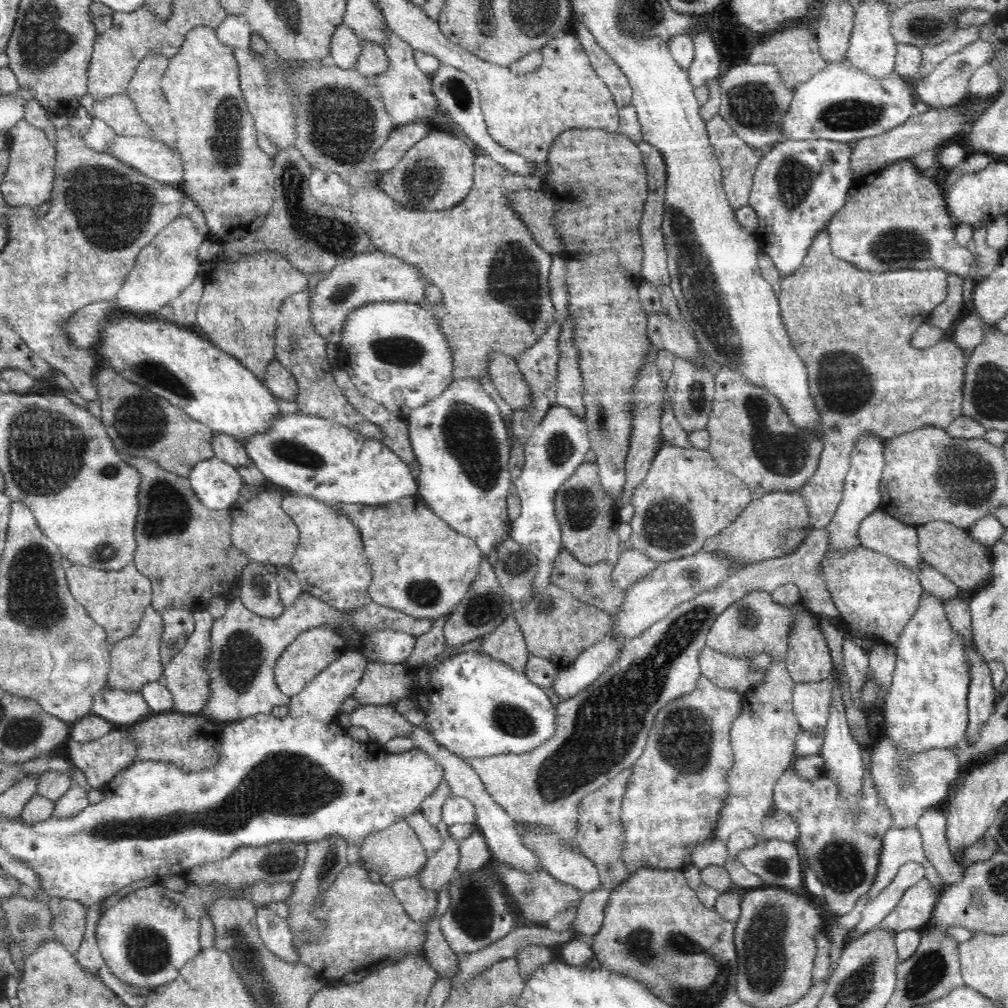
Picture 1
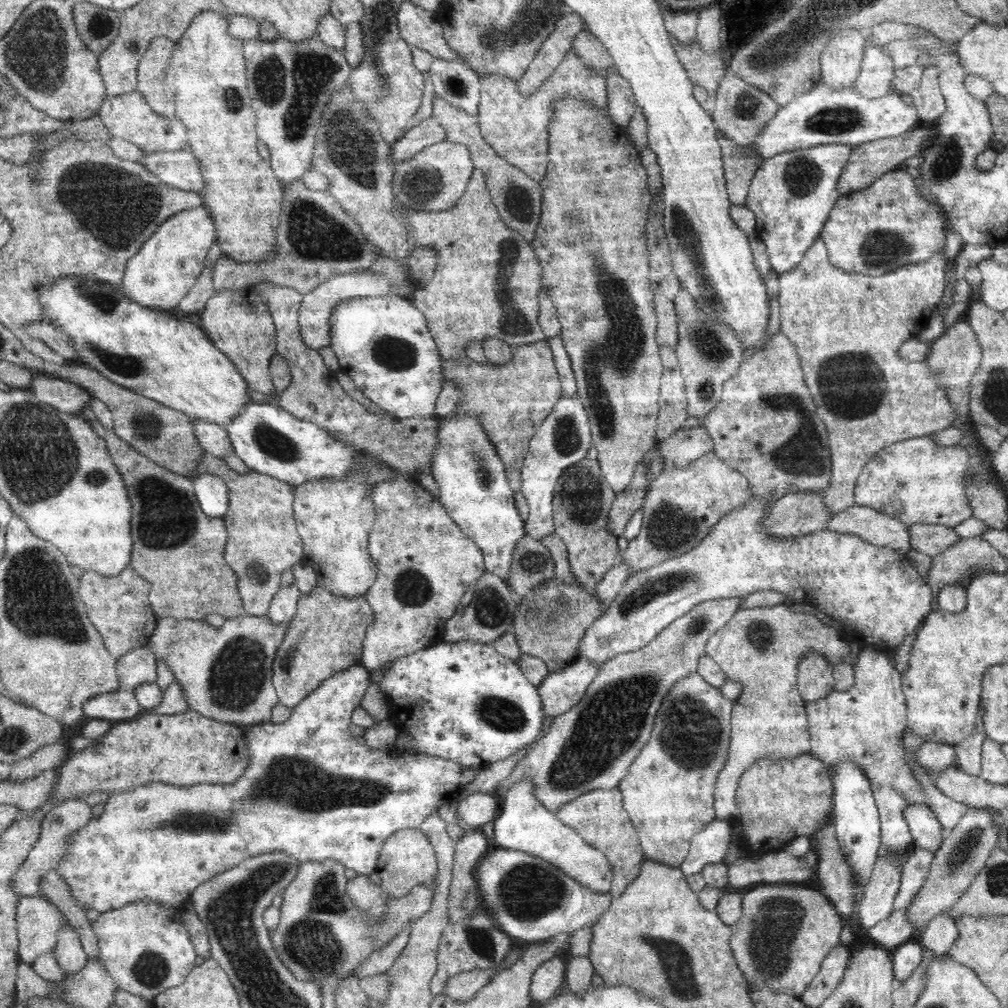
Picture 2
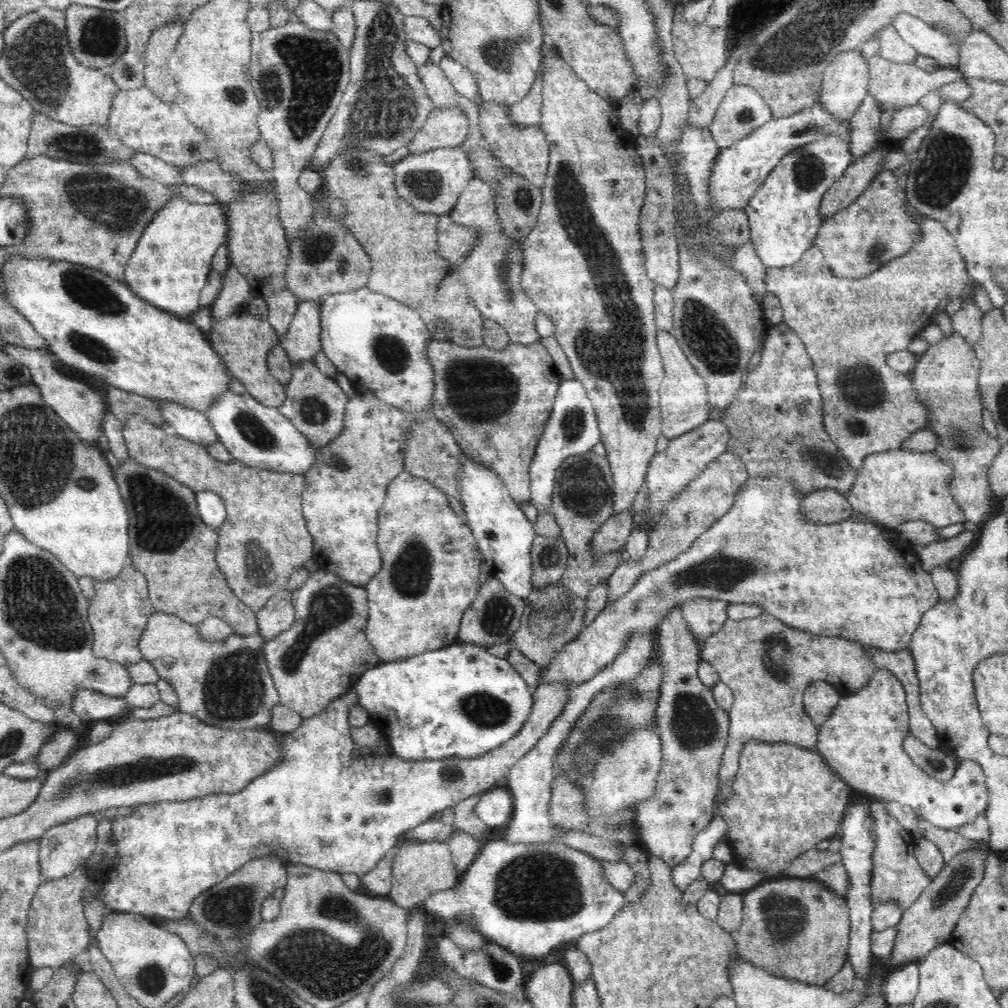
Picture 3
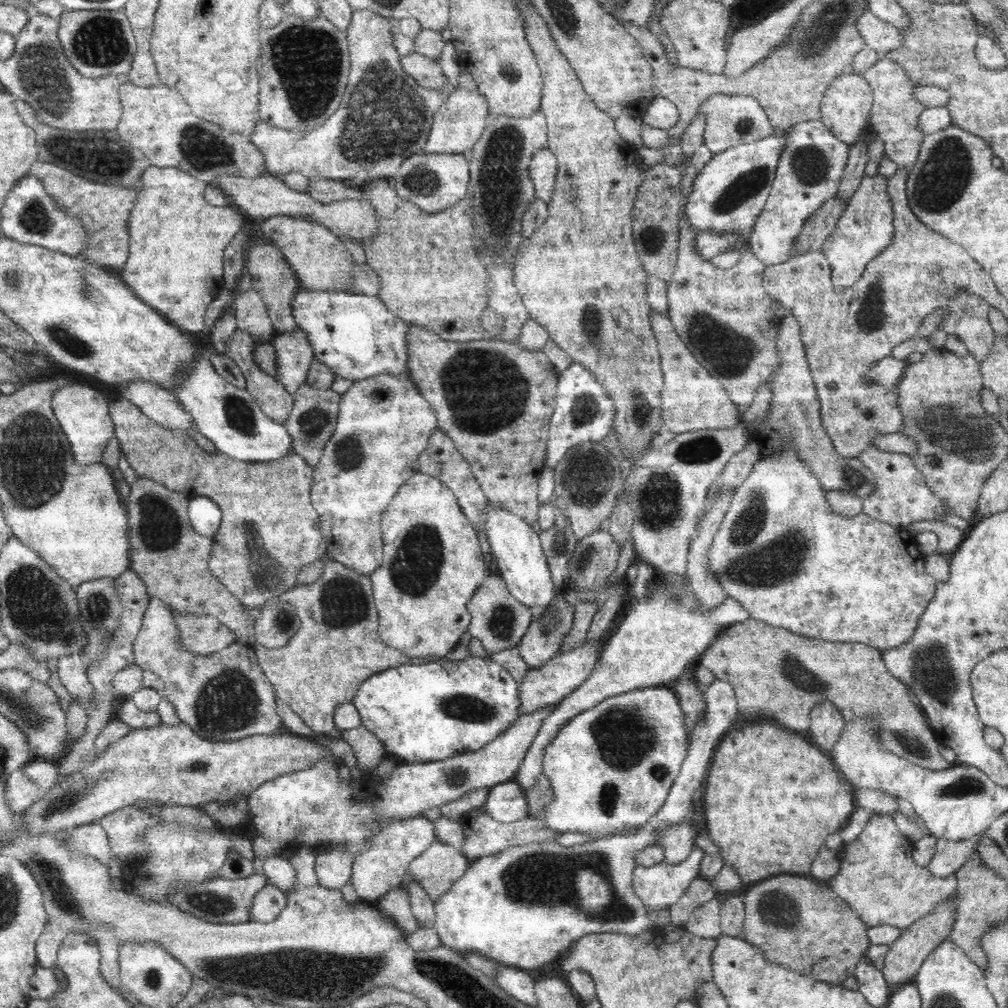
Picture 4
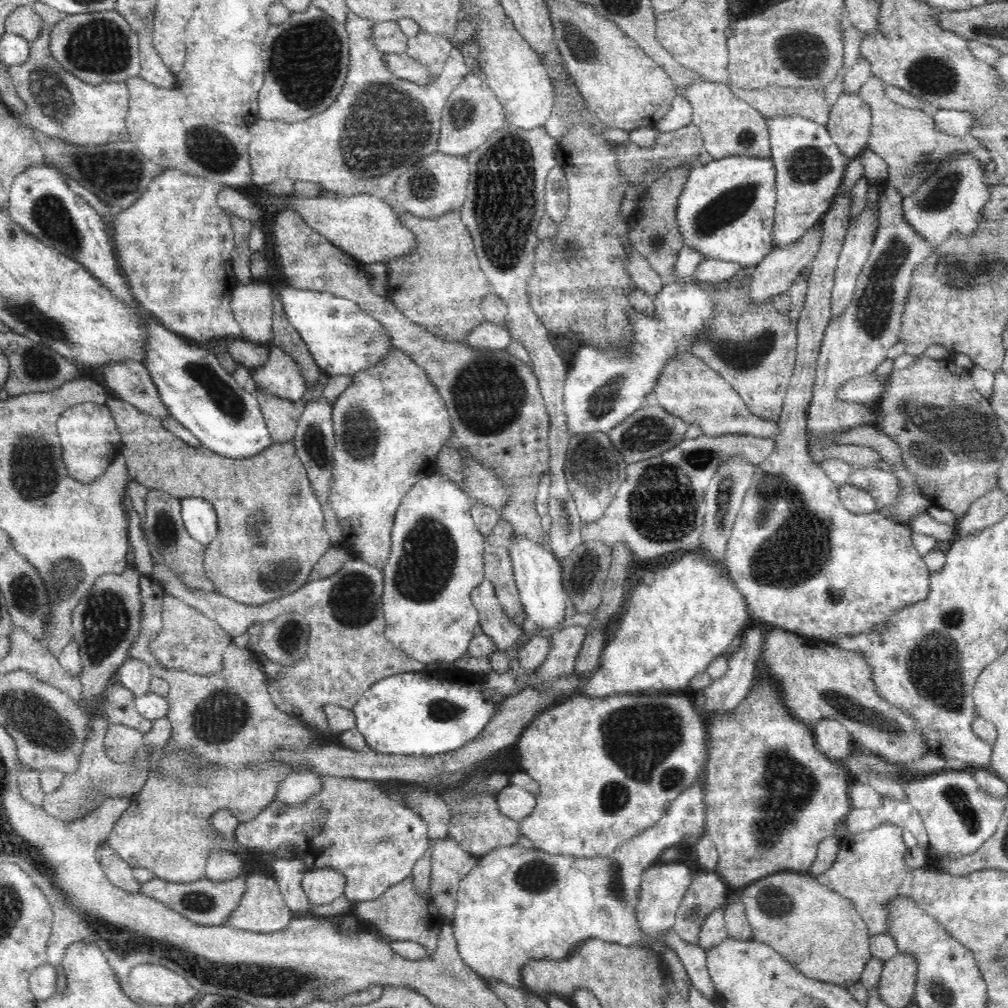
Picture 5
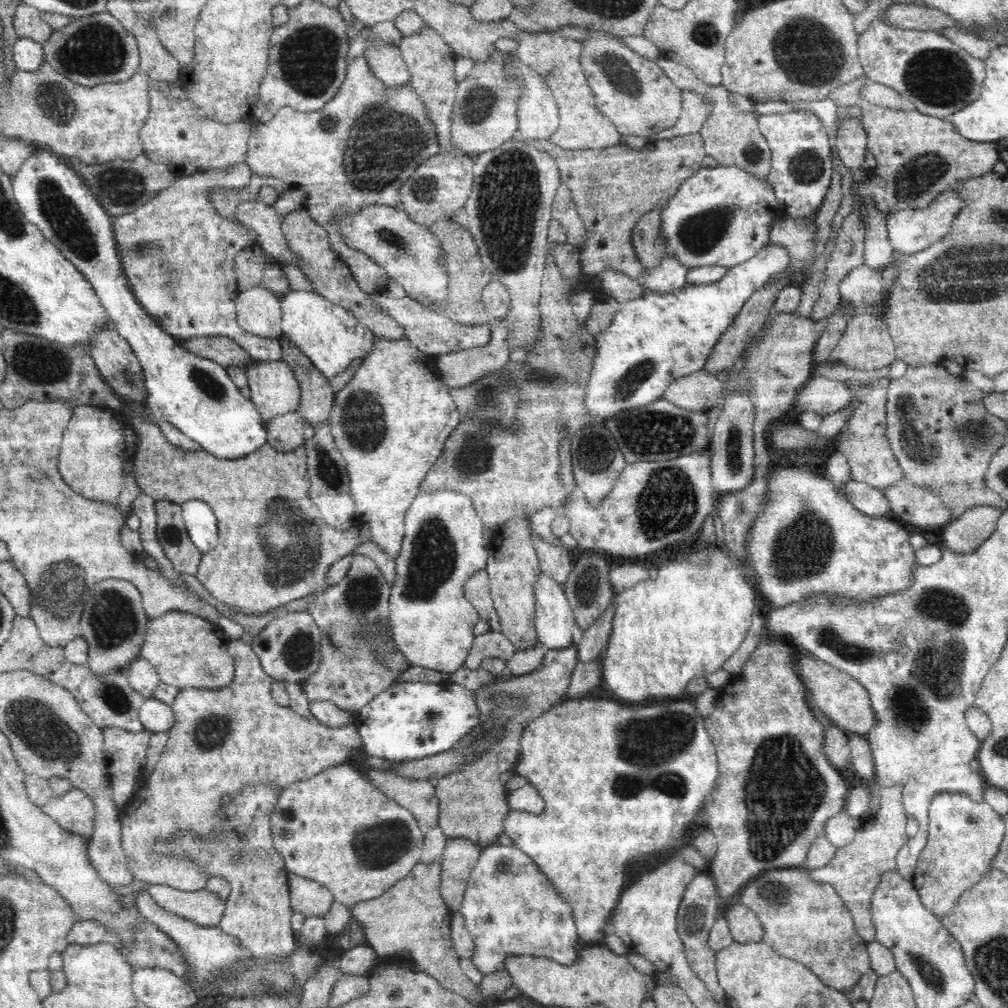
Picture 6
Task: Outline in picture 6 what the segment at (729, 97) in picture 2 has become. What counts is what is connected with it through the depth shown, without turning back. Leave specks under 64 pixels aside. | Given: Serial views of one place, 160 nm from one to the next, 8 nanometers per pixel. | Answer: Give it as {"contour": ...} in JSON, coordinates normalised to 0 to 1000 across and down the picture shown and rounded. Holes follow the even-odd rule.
{"contour":[[[655,56],[655,67],[677,90],[688,90],[706,100],[706,113],[694,129],[702,155],[718,165],[731,165],[754,179],[761,179],[765,167],[765,147],[755,132],[750,113],[734,111],[723,100],[723,90],[717,84],[702,84],[694,79],[682,65]]]}

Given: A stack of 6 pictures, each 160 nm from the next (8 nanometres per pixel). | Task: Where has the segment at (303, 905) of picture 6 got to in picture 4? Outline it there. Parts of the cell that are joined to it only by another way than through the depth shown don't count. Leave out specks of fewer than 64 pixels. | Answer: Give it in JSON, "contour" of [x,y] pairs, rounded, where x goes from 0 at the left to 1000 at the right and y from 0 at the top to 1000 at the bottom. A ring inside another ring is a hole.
{"contour":[[[331,838],[327,845],[317,847],[313,854],[313,864],[317,879],[338,883],[348,873],[351,851]]]}

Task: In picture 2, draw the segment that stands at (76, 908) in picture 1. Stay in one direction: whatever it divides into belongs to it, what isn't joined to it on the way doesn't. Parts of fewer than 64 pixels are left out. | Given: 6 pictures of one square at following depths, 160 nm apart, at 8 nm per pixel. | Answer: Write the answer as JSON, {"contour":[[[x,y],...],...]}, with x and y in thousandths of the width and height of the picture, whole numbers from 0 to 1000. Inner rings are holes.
{"contour":[[[66,915],[58,925],[58,935],[53,946],[58,953],[63,965],[69,967],[77,966],[87,954],[85,943],[82,941],[78,927]]]}

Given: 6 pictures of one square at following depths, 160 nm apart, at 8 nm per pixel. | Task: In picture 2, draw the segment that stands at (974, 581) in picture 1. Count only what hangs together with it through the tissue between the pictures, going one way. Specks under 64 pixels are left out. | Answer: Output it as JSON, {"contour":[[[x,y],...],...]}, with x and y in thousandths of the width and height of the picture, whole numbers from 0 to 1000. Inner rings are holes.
{"contour":[[[909,519],[900,523],[904,532],[904,544],[924,553],[954,535],[945,523],[935,520]]]}

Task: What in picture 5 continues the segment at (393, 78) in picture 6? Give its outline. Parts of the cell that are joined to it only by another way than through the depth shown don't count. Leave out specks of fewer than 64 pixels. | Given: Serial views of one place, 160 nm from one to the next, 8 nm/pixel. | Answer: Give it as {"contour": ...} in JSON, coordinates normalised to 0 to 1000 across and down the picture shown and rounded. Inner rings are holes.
{"contour":[[[403,52],[397,54],[381,53],[379,60],[393,77],[406,79],[418,85],[425,85],[433,78],[433,75],[430,75],[422,65],[405,56]]]}

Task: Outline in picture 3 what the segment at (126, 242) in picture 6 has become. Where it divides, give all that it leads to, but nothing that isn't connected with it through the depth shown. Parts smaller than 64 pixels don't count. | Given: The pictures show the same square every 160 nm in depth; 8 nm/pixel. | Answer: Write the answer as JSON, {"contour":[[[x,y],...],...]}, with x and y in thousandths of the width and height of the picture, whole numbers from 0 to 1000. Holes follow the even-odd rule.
{"contour":[[[135,150],[129,162],[141,175],[149,179],[156,179],[164,183],[182,183],[177,166],[155,157],[155,155]],[[173,195],[163,202],[143,227],[141,236],[125,264],[123,281],[142,300],[153,302],[159,309],[189,319],[189,313],[200,306],[197,302],[198,292],[207,279],[208,270],[211,270],[211,256],[216,246],[224,242],[225,235],[226,221],[219,201],[190,202],[183,195]]]}

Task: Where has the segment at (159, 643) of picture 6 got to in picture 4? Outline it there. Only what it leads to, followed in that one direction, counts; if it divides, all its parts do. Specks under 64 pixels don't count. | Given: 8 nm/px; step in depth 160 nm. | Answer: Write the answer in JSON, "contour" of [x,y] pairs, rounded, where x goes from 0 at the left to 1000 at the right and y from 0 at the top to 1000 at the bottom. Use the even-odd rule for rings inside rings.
{"contour":[[[170,605],[178,627],[178,637],[192,651],[206,651],[235,637],[234,630],[215,613],[204,610],[185,612]]]}

